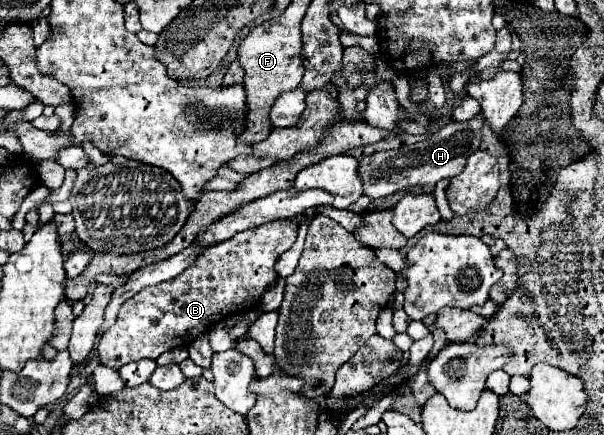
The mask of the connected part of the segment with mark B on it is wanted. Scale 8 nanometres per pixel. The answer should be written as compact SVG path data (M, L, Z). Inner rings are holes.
M296 218L274 220L254 230L238 232L234 238L222 244L208 246L208 250L204 250L194 264L178 274L178 278L142 288L122 304L116 324L102 334L96 348L100 362L118 370L134 360L156 360L170 348L188 346L194 338L208 332L214 322L220 322L234 312L254 308L258 302L262 302L264 292L278 278L274 266L280 254L292 248L296 236Z

